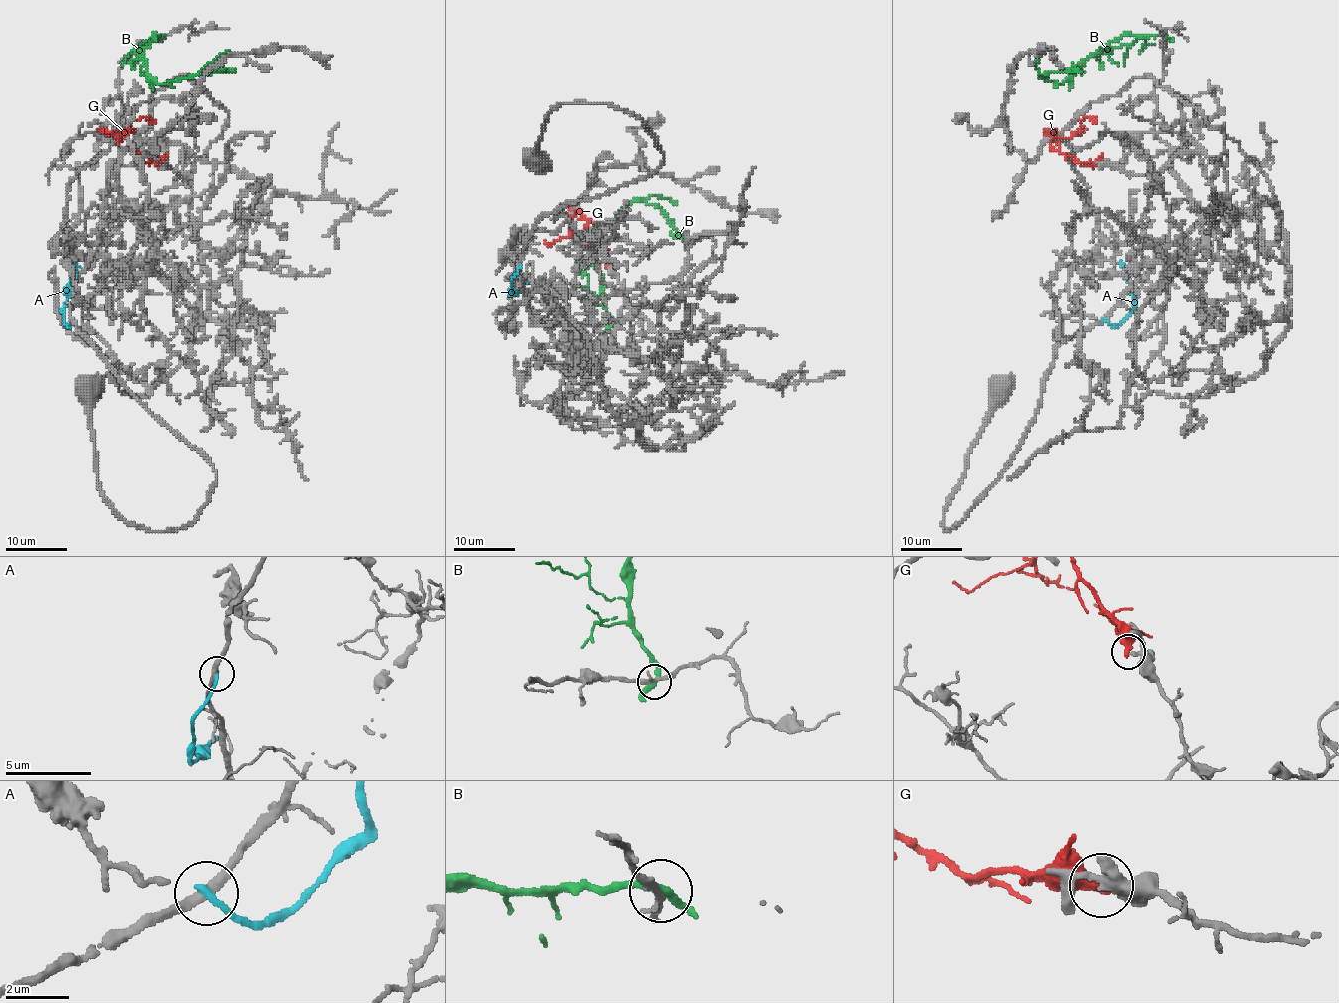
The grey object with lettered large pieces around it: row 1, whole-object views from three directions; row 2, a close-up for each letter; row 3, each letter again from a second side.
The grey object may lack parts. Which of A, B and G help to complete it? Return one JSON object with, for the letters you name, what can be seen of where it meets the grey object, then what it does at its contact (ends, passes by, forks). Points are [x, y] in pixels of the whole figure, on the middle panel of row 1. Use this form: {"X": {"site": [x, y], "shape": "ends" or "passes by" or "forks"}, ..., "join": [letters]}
{"join": []}

